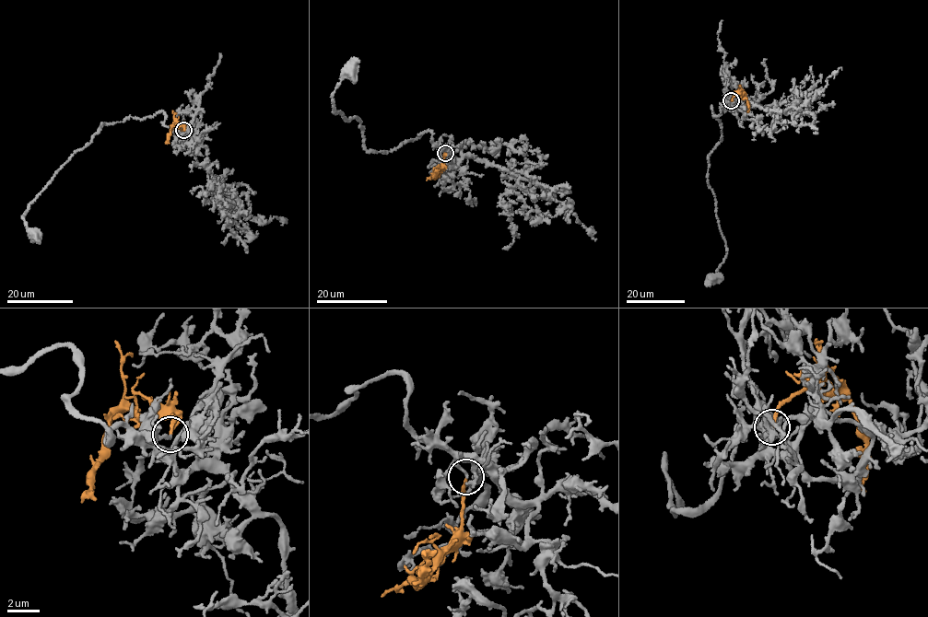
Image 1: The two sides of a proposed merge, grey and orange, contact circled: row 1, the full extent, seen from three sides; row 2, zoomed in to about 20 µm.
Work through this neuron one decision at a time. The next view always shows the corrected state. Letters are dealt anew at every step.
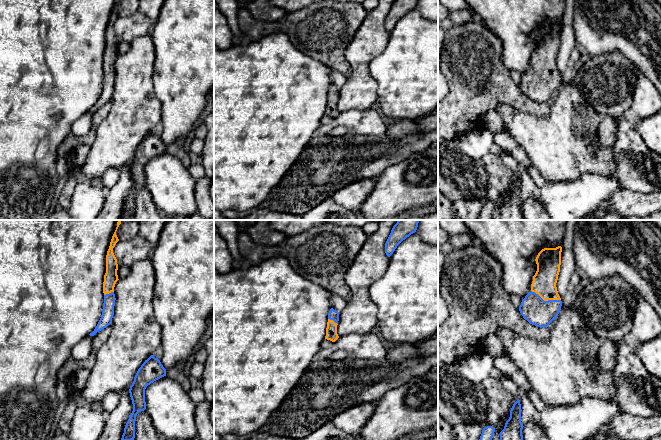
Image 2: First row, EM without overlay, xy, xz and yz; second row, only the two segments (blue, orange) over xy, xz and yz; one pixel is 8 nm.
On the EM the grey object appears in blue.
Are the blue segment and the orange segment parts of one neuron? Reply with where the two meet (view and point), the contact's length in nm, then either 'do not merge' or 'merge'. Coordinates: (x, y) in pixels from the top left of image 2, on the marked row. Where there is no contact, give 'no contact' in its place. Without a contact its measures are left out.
yz (546, 301) | 260 nm | merge

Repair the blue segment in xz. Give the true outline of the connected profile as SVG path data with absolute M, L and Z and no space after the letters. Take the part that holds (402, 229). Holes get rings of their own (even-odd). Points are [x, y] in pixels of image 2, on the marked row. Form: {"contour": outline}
{"contour": "M398 220L393 226L391 233L385 243L385 253L390 257L397 246L409 237L411 234L415 233L420 220Z"}

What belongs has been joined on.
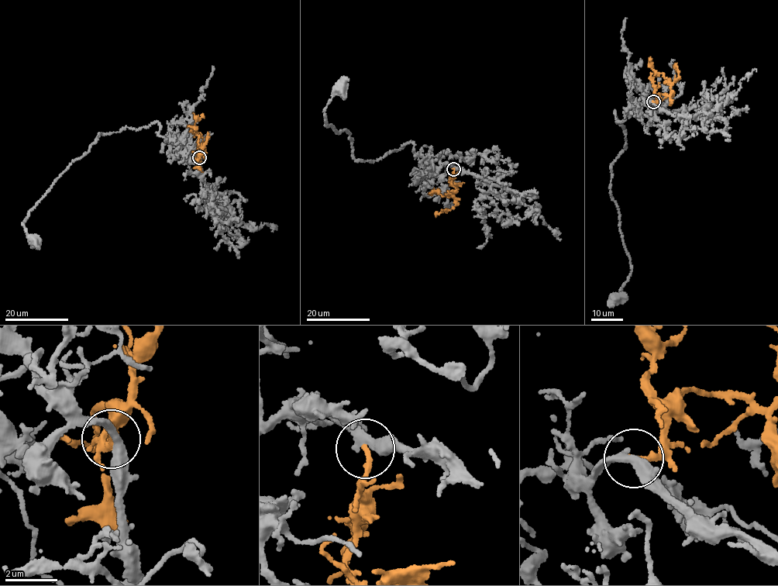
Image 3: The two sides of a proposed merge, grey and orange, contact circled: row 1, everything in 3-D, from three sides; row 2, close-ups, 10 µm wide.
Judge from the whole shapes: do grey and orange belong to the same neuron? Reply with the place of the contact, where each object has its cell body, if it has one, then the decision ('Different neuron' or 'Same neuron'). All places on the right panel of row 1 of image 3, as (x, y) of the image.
Place: (653, 101). Soma of grey: (615, 298). Soma of orange: none. Same neuron

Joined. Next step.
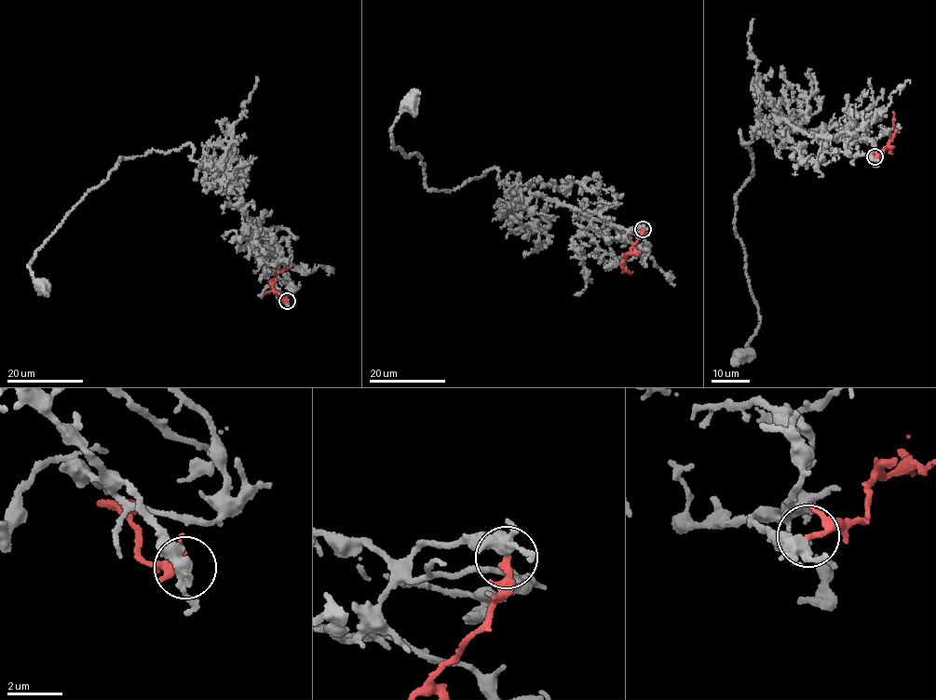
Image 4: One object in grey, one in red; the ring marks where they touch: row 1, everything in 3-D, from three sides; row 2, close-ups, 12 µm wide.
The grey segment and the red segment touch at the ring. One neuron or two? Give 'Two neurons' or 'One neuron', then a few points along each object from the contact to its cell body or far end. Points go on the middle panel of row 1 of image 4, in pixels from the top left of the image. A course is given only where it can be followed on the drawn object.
Two neurons. Course of grey: (642, 229), (522, 196), (494, 167), (450, 190), (427, 189), (423, 158), (392, 147), (391, 130), (412, 102). Course of red: (643, 229), (622, 264), (624, 270), (632, 272)

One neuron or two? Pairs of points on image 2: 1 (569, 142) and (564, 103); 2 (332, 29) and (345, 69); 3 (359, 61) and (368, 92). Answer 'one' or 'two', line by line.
1: one
2: one
3: one

